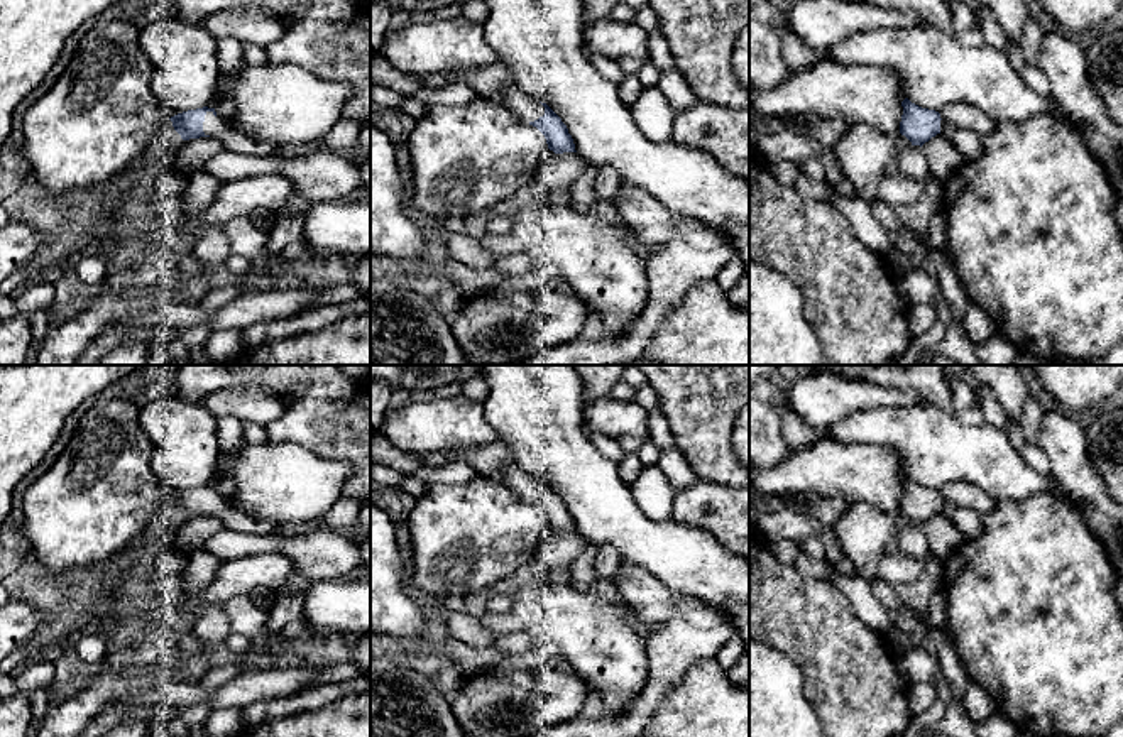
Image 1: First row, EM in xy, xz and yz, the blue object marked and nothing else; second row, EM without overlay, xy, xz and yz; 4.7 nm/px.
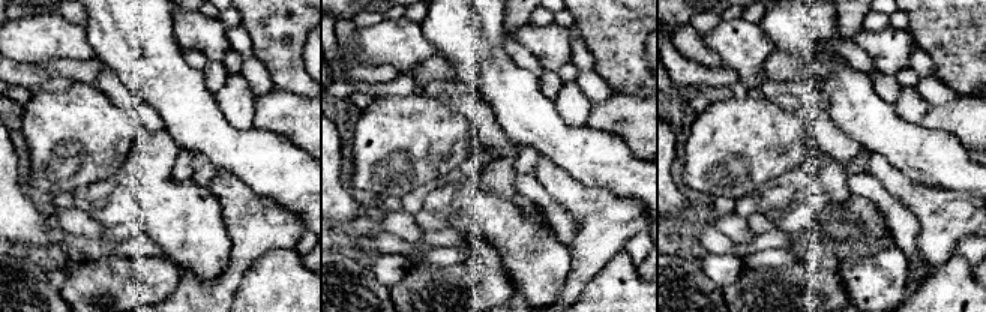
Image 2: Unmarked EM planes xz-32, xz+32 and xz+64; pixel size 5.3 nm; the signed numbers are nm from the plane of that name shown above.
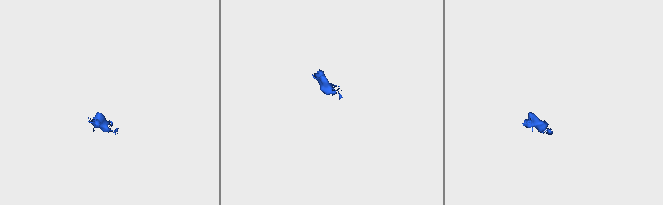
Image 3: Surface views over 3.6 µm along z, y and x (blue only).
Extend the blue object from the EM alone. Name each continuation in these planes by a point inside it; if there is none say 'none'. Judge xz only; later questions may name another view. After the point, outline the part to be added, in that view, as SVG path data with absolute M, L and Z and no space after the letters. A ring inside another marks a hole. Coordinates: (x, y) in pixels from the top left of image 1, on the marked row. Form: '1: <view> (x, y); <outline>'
1: xz (525, 107); M518 83L499 91L504 105L523 122L529 123L545 115L545 106L528 95Z

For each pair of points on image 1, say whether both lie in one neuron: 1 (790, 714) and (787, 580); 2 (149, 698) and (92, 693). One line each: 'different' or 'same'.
1: different
2: different

